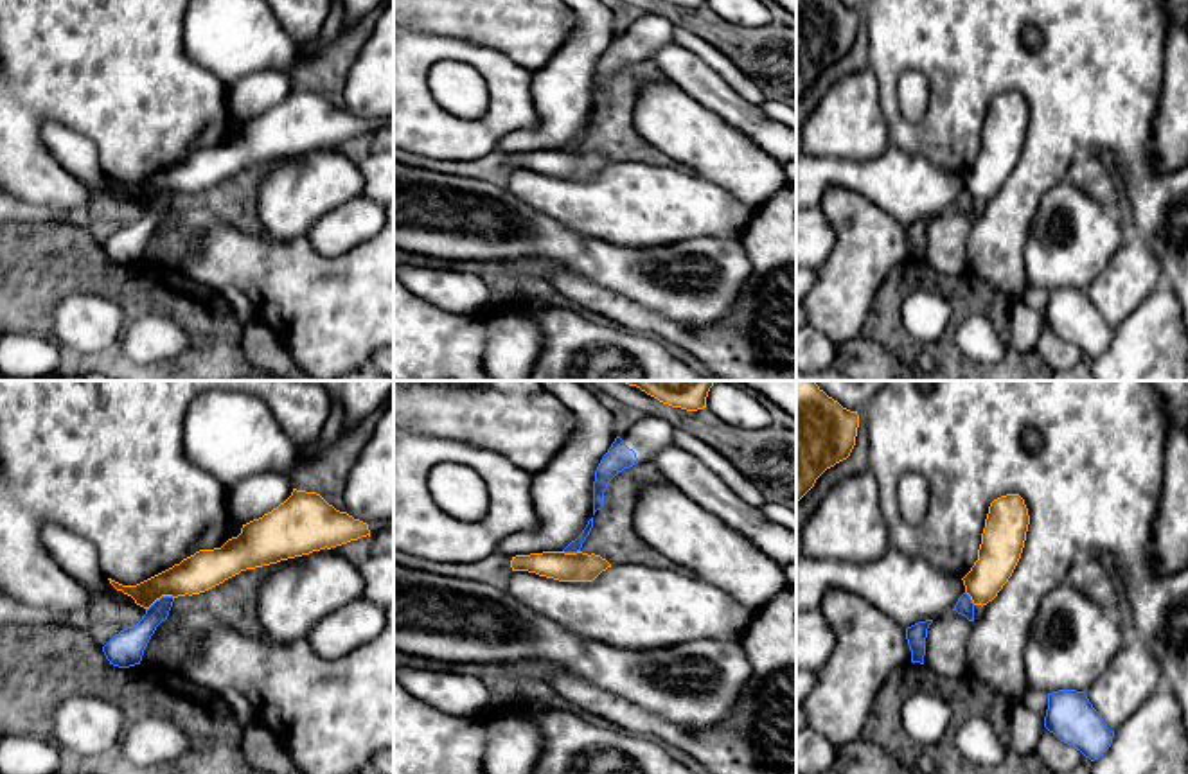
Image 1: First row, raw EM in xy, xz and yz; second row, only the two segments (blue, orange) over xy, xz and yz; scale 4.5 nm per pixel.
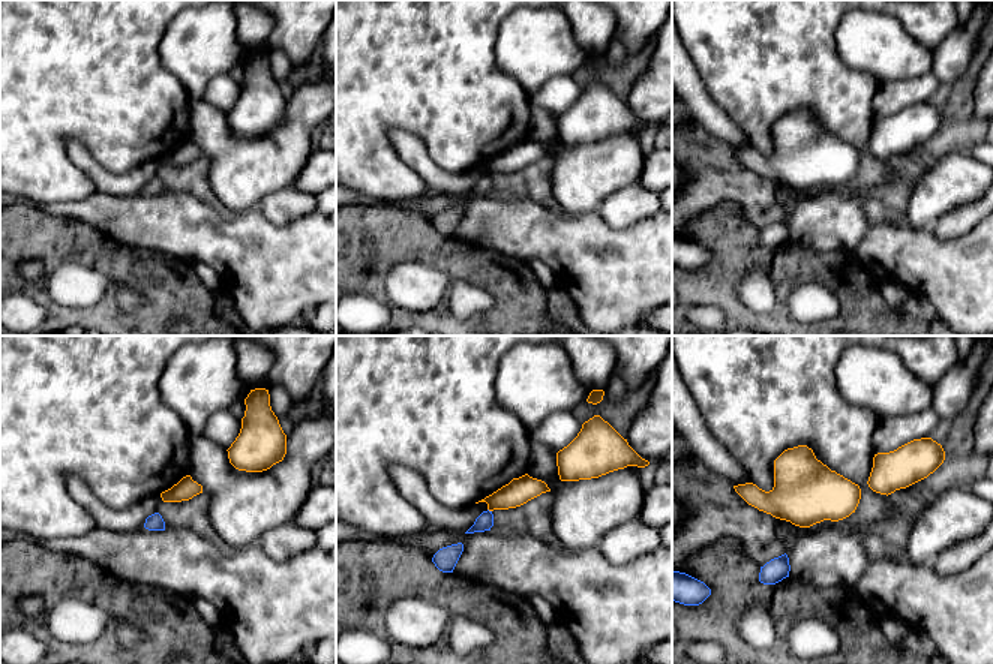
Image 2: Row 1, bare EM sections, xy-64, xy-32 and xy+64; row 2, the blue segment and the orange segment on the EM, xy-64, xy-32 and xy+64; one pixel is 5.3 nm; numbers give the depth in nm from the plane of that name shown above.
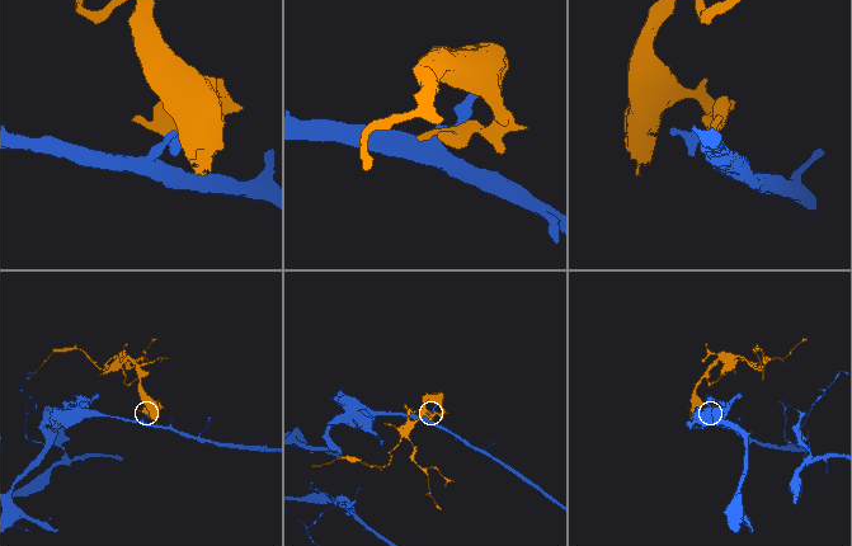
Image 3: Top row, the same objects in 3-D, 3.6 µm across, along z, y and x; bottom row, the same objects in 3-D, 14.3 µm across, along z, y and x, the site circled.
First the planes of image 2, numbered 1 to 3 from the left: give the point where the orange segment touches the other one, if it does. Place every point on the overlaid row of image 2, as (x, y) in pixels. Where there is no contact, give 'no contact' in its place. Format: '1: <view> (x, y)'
1: no contact
2: xy-32 (488, 510)
3: no contact

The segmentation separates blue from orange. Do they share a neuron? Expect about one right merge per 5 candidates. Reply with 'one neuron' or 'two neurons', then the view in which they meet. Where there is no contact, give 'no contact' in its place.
two neurons | xy

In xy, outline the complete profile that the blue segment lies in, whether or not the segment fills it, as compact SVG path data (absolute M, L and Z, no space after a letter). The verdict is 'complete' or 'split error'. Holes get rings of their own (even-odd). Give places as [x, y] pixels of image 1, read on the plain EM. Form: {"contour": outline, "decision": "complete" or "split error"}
{"contour": "M162 194L149 207L146 207L146 212L137 223L115 232L102 244L102 250L110 262L119 266L140 262L151 233L155 232L156 224L167 217L173 199L173 194Z", "decision": "complete"}

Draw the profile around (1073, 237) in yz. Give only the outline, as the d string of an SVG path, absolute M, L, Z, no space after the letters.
M1068 178L1039 201L1024 246L1026 282L1053 291L1059 287L1087 289L1122 246L1118 212L1107 210Z

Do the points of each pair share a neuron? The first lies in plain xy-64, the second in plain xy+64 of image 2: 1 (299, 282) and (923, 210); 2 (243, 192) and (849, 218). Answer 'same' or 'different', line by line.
1: different
2: different

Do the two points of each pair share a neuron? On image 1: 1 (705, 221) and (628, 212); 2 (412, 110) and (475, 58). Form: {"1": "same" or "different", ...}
{"1": "same", "2": "same"}

